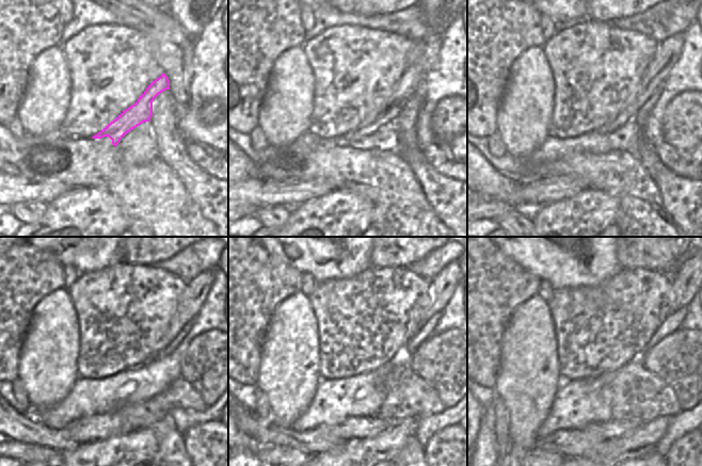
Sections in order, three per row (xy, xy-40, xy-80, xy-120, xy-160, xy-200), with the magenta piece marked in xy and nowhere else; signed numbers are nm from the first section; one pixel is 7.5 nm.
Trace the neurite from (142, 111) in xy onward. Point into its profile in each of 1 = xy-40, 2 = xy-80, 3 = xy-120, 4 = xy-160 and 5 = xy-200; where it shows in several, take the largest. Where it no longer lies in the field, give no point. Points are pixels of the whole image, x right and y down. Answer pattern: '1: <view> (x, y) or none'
1: xy-40 (425, 53)
2: xy-80 (669, 50)
3: xy-120 (192, 299)
4: xy-160 (441, 290)
5: xy-200 (684, 283)

